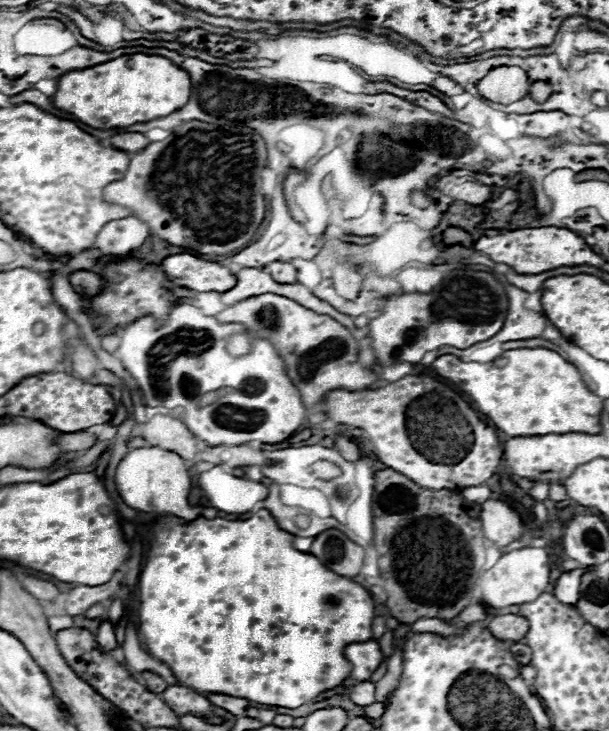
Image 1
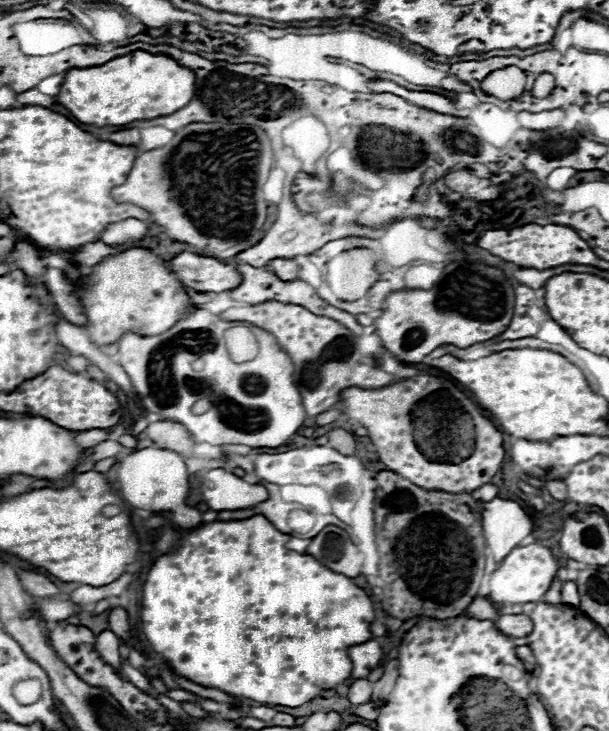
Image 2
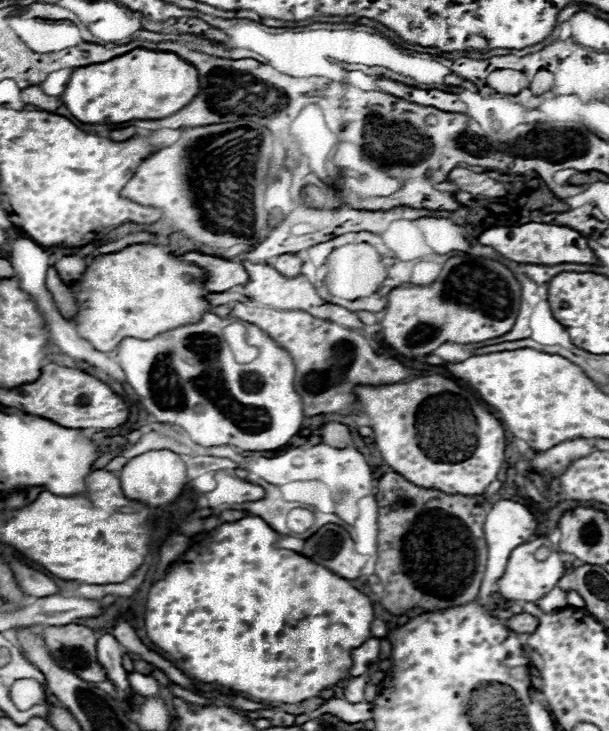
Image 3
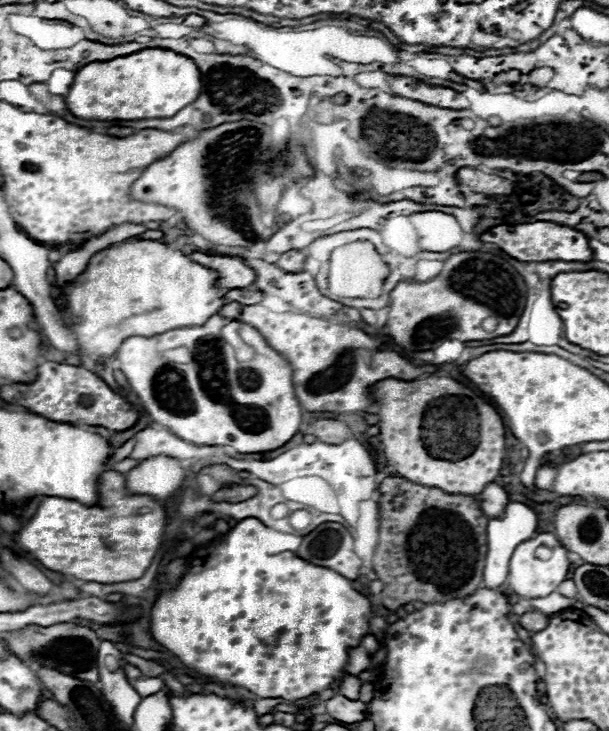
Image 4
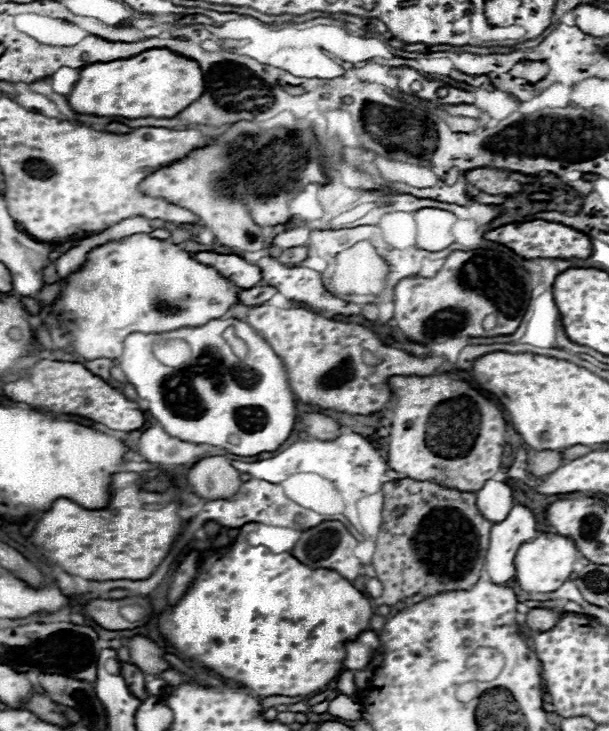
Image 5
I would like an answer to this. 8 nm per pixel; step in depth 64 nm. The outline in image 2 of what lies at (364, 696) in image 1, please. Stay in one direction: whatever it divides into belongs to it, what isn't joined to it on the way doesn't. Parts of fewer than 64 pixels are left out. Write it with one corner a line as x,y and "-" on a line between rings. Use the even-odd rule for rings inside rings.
358,678
350,684
348,688
348,694
346,698
352,702
352,704
366,704
372,700
372,684
366,680
366,678

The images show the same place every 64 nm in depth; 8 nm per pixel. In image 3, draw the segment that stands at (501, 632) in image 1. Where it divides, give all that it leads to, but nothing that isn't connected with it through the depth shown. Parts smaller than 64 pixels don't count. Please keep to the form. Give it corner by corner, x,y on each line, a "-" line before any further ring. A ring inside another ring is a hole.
526,612
516,614
516,616
506,620
506,628
516,632
516,634
532,634
536,630
536,626
538,626
538,620
532,614
526,614

